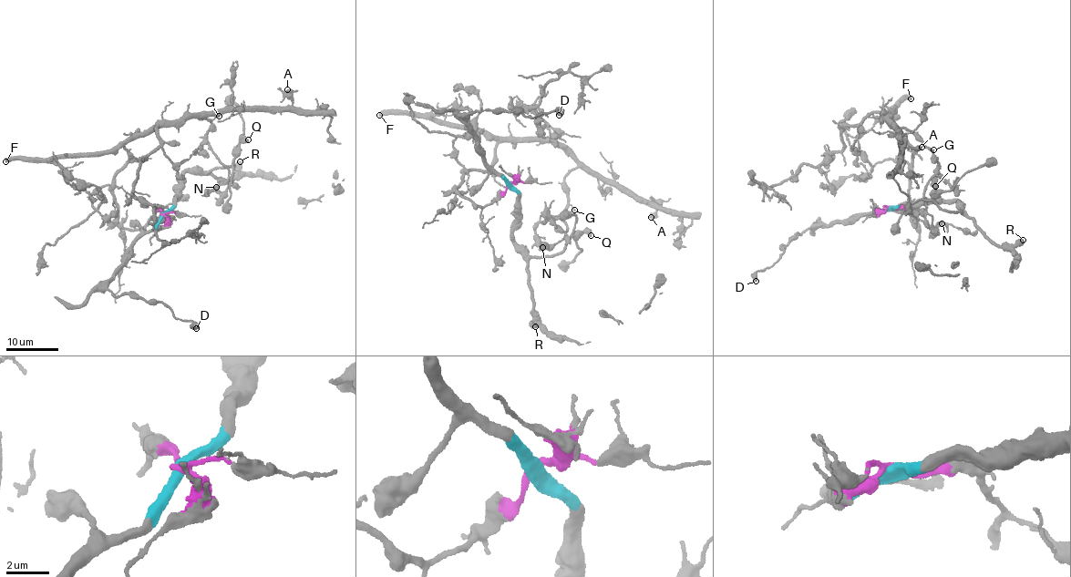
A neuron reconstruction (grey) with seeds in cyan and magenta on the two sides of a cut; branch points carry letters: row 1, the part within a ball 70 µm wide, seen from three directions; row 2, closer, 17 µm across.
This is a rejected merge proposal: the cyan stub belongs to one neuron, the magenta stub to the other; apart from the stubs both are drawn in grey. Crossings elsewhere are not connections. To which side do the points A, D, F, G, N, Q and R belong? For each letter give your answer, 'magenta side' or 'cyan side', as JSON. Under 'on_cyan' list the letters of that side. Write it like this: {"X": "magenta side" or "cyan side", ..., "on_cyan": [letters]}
{"A": "magenta side", "D": "cyan side", "F": "magenta side", "G": "magenta side", "N": "magenta side", "Q": "cyan side", "R": "cyan side", "on_cyan": ["D", "Q", "R"]}

